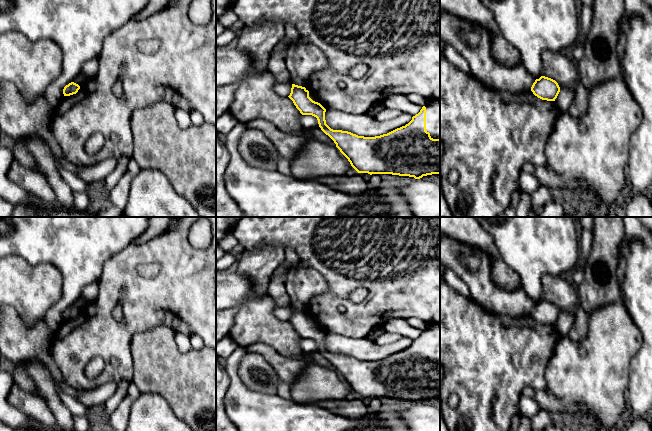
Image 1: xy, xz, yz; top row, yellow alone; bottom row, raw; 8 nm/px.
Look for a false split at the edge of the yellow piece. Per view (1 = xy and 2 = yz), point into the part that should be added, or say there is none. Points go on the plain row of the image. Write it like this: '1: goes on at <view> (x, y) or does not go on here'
1: does not go on here
2: does not go on here

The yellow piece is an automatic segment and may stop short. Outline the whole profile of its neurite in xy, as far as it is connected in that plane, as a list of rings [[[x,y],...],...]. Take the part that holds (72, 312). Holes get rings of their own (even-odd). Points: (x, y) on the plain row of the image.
[[[71,306],[64,311],[63,318],[64,320],[70,320],[70,319],[76,318],[79,313],[80,313],[80,310],[78,308]]]

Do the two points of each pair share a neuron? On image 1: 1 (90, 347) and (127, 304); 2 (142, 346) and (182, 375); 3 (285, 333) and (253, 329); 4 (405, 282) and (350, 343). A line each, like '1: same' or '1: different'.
1: same
2: same
3: same
4: different

